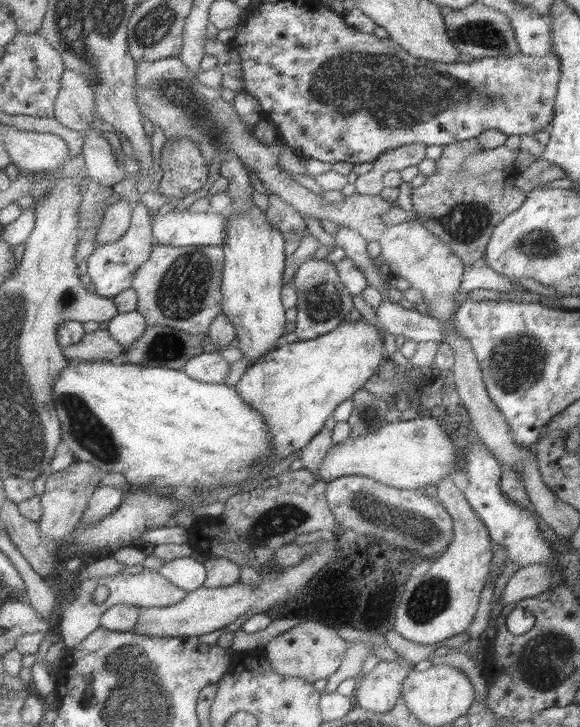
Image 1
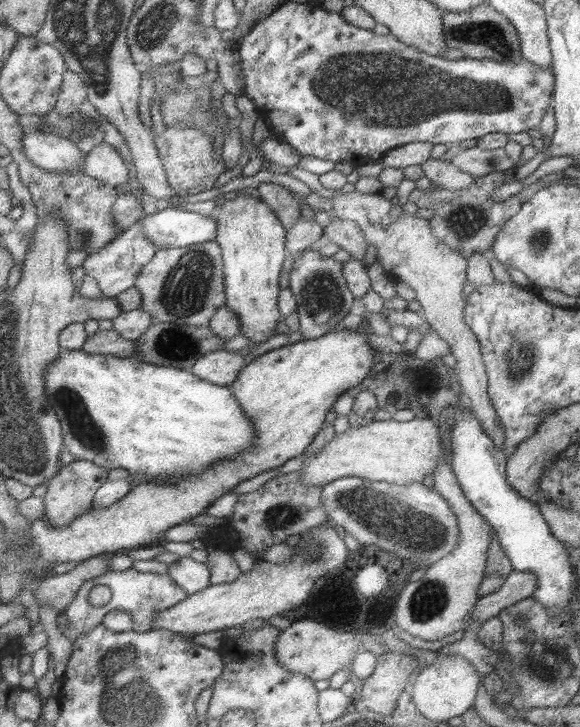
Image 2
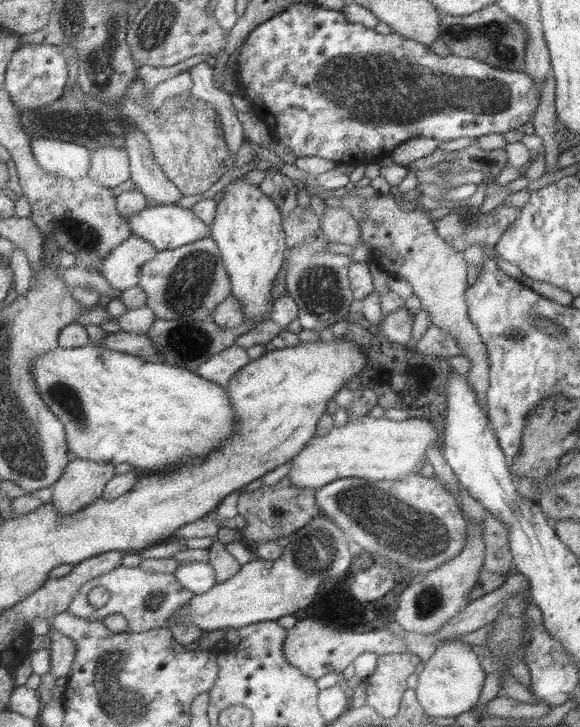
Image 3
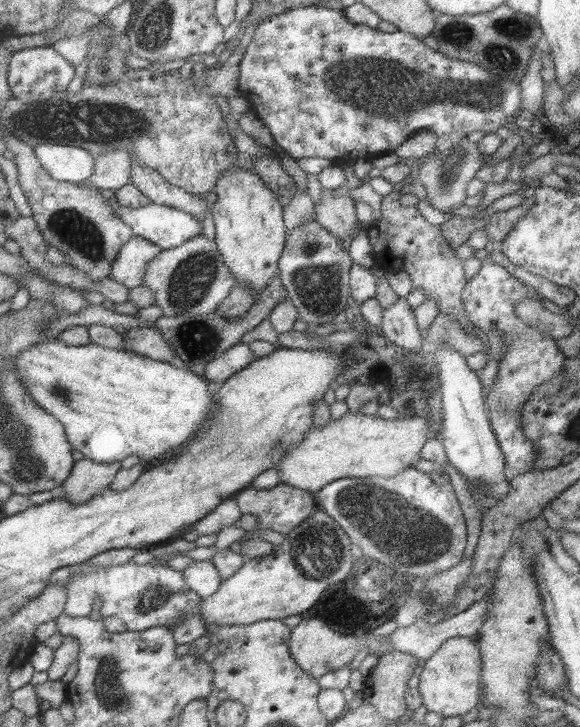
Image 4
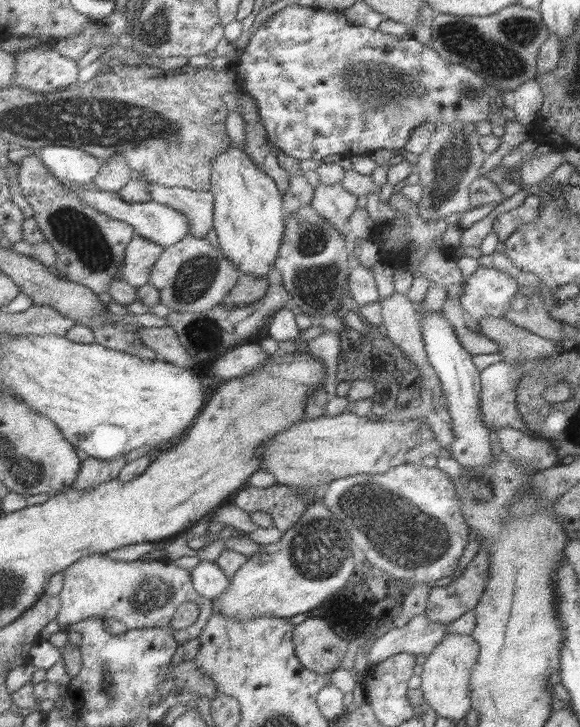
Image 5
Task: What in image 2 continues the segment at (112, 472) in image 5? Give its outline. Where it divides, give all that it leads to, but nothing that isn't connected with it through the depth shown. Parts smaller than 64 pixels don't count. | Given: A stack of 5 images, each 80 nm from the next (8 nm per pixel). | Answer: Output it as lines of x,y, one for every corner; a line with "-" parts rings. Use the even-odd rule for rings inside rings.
76,459
64,466
63,470
48,482
47,493
44,496
46,518
50,525
56,528
69,526
79,515
89,511
93,506
97,489
107,480
109,480
109,469
88,460

